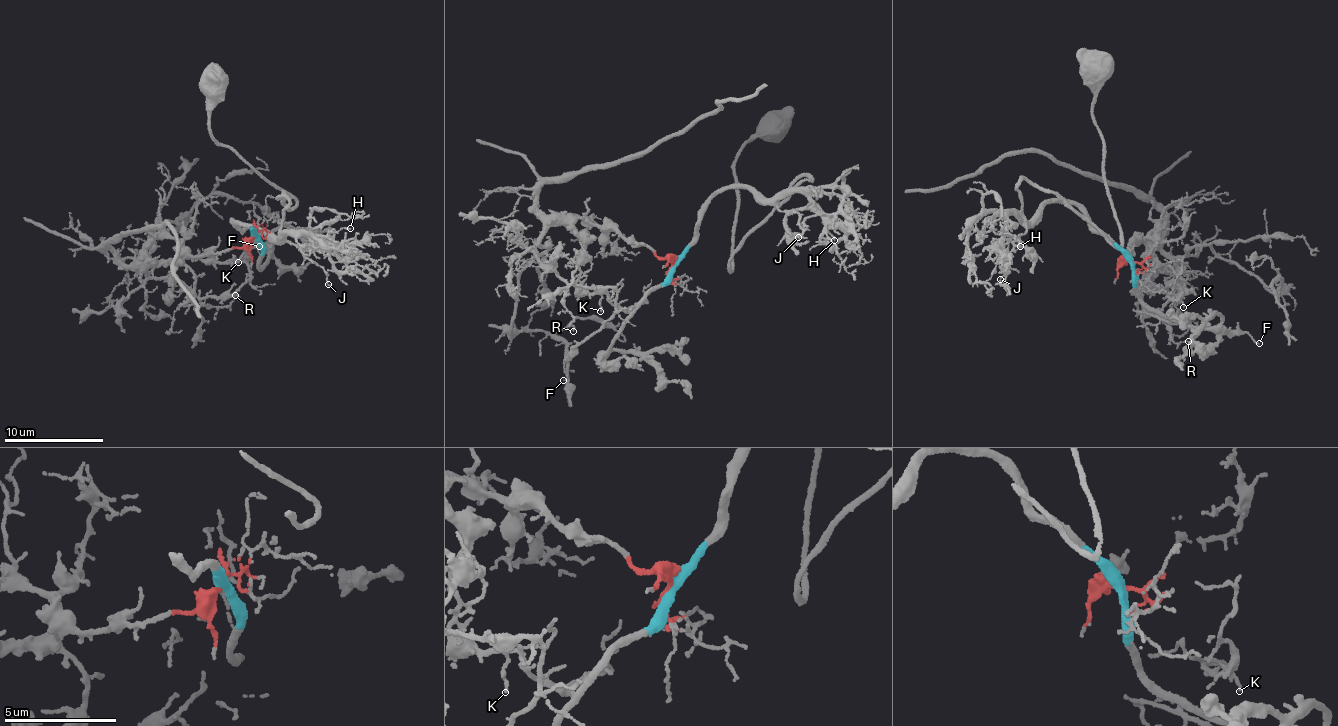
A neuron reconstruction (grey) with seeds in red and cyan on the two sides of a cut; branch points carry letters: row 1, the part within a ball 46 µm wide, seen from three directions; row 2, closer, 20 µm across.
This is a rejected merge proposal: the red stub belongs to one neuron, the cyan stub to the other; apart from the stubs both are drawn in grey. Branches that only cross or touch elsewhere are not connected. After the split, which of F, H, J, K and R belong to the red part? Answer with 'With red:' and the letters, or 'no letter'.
With red: F, K, R

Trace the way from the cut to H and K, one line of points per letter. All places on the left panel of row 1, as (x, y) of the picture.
H: (254, 238), (249, 228), (244, 230), (232, 221), (301, 248), (316, 243), (332, 231), (351, 228)
K: (254, 238), (239, 249), (199, 256), (163, 235), (147, 248), (157, 260), (185, 256), (220, 265), (238, 262)

